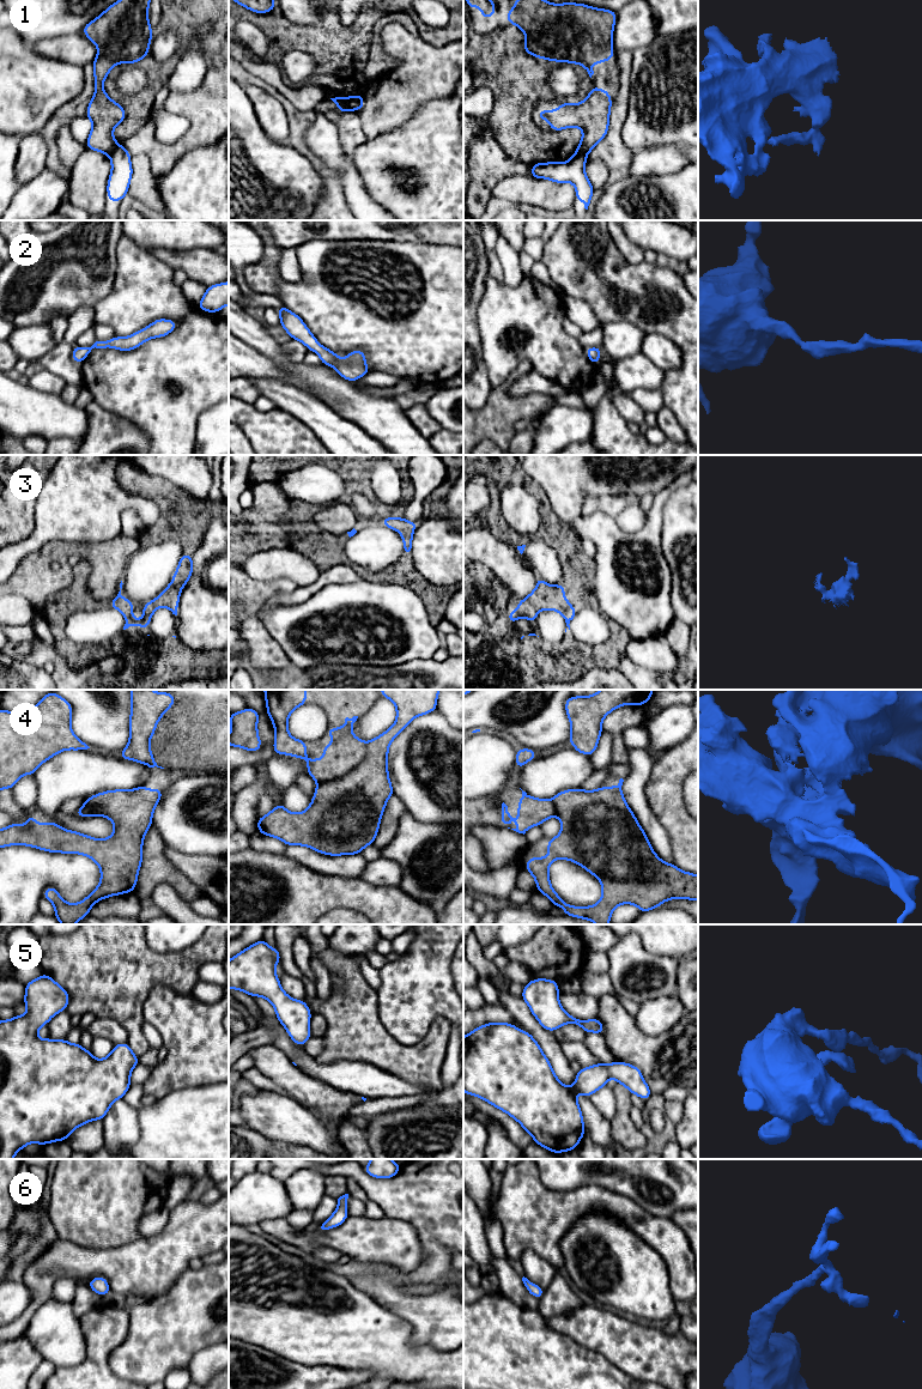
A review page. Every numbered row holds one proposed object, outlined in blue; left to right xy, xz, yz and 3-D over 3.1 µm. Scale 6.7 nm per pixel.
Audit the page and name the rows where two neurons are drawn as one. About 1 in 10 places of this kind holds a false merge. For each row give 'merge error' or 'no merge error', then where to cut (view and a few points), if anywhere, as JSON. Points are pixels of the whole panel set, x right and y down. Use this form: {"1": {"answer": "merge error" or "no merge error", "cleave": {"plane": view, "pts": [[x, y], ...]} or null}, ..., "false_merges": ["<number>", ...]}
{"1": {"answer": "no merge error", "cleave": null}, "2": {"answer": "no merge error", "cleave": null}, "3": {"answer": "no merge error", "cleave": null}, "4": {"answer": "no merge error", "cleave": null}, "5": {"answer": "no merge error", "cleave": null}, "6": {"answer": "no merge error", "cleave": null}, "false_merges": []}

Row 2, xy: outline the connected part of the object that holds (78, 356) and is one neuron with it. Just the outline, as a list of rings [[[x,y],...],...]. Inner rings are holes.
[[[158,319],[153,321],[150,326],[133,333],[126,338],[114,336],[107,341],[96,341],[91,347],[79,347],[74,346],[72,351],[72,360],[77,363],[83,363],[85,358],[90,354],[92,348],[116,348],[120,351],[132,351],[146,340],[153,338],[166,336],[171,333],[177,326],[177,322],[174,320]]]

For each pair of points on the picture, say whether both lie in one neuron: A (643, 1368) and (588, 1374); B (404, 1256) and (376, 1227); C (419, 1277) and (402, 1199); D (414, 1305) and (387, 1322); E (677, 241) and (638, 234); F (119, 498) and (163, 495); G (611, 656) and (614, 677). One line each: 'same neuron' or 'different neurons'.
A: different neurons
B: same neuron
C: same neuron
D: different neurons
E: same neuron
F: different neurons
G: different neurons

